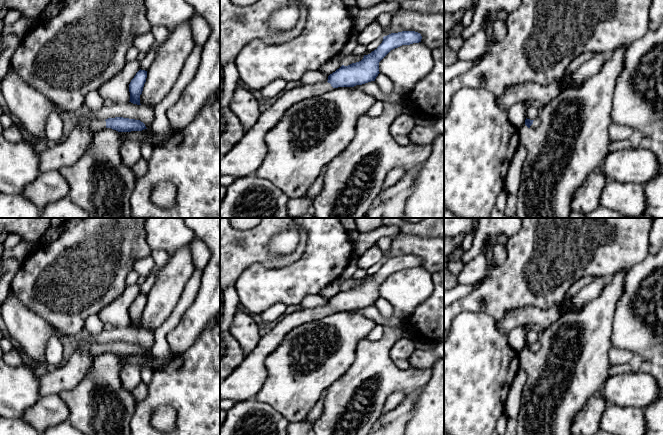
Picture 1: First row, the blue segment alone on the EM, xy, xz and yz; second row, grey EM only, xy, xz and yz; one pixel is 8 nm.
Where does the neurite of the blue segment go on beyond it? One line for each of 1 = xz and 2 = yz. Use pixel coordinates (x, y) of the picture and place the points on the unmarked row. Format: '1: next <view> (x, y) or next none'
1: next xz (244, 383)
2: next yz (536, 346)

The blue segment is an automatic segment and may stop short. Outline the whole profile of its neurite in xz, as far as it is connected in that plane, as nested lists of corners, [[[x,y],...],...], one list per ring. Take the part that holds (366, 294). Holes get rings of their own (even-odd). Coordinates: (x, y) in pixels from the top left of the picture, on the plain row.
[[[415,255],[391,257],[384,260],[382,267],[370,278],[364,279],[361,285],[348,290],[342,289],[330,298],[327,306],[301,309],[285,314],[267,334],[261,337],[258,345],[244,357],[240,365],[223,379],[220,385],[220,400],[230,399],[240,402],[254,398],[267,378],[266,357],[276,349],[293,328],[321,319],[333,312],[354,311],[375,305],[380,297],[379,286],[391,274],[402,269],[419,267],[421,263],[421,258]]]

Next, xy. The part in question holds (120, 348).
[[[123,341],[108,342],[106,344],[93,344],[90,347],[90,353],[93,357],[106,352],[111,352],[118,356],[142,355],[147,353],[145,348],[140,344]]]

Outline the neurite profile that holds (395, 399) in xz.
[[[397,391],[395,393],[391,394],[386,400],[383,415],[385,413],[395,409],[398,405],[400,405],[406,395],[407,394],[404,391]]]

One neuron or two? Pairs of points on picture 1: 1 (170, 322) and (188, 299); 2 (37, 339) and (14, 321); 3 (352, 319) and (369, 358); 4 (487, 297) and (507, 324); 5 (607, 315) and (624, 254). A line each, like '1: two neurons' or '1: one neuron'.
1: one neuron
2: one neuron
3: two neurons
4: two neurons
5: two neurons

